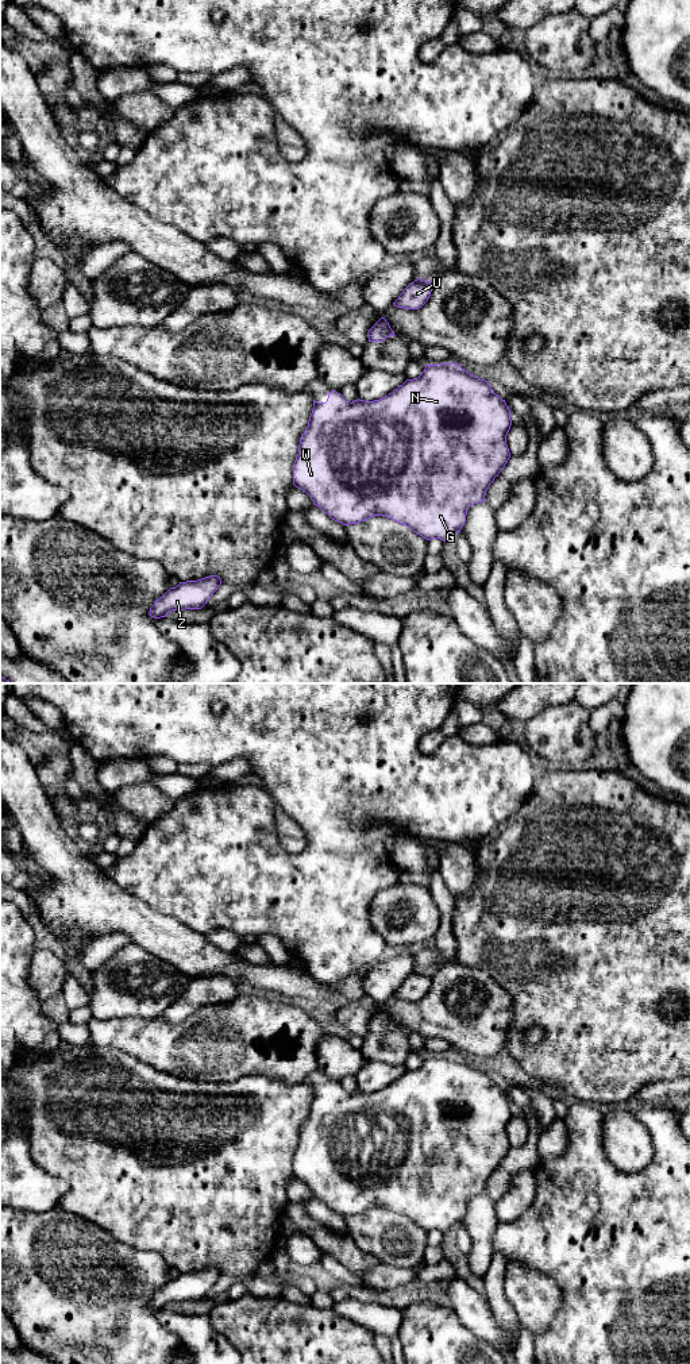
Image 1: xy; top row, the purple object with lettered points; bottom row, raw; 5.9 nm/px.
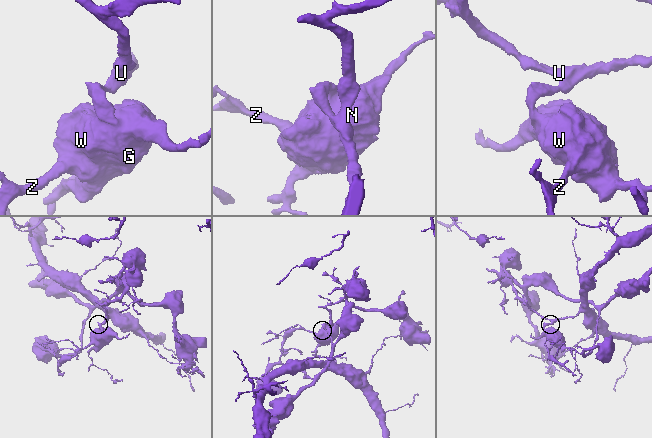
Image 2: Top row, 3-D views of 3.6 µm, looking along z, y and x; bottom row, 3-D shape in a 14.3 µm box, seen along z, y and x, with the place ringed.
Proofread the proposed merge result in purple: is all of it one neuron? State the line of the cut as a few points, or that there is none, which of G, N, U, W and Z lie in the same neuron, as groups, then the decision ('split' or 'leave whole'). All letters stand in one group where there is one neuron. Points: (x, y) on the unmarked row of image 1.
no cut | G N U W Z | leave whole

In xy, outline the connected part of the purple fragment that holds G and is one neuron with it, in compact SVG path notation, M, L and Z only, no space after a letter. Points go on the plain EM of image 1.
M454 1053L425 1056L417 1070L406 1071L379 1091L358 1090L350 1094L336 1082L327 1086L325 1094L313 1091L308 1118L300 1129L293 1155L293 1176L305 1183L313 1197L343 1217L385 1207L427 1232L446 1233L460 1224L467 1201L485 1192L487 1179L510 1149L506 1136L512 1117L509 1098L487 1072Z

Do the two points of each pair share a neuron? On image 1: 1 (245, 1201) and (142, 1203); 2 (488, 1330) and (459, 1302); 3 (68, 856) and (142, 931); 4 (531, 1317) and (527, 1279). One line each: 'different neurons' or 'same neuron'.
1: same neuron
2: same neuron
3: same neuron
4: same neuron

